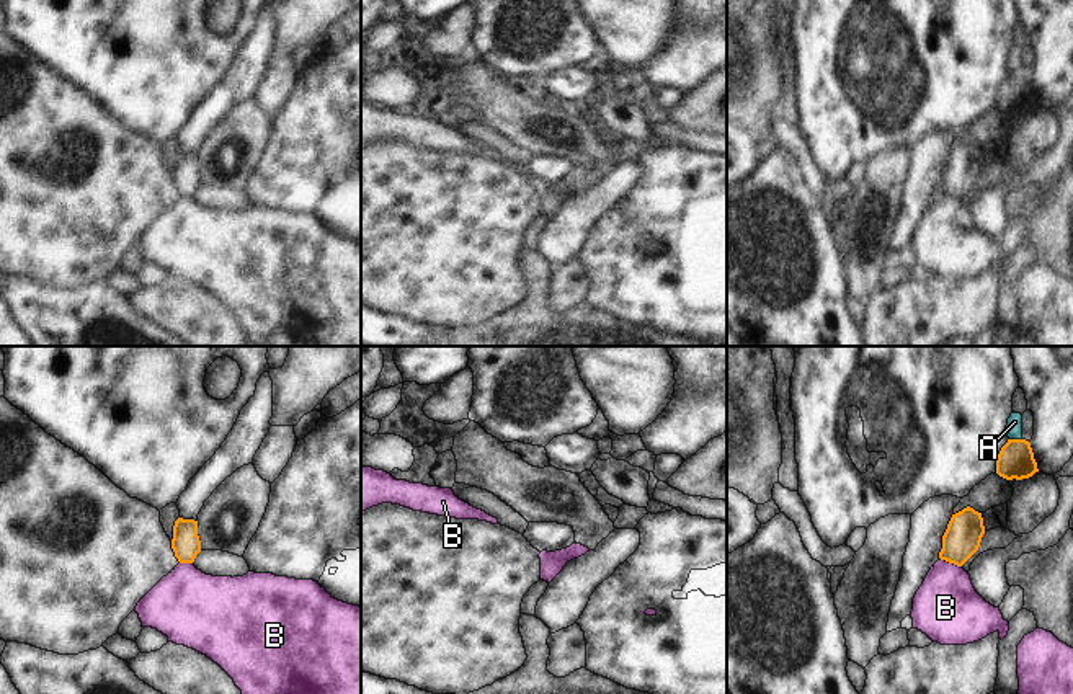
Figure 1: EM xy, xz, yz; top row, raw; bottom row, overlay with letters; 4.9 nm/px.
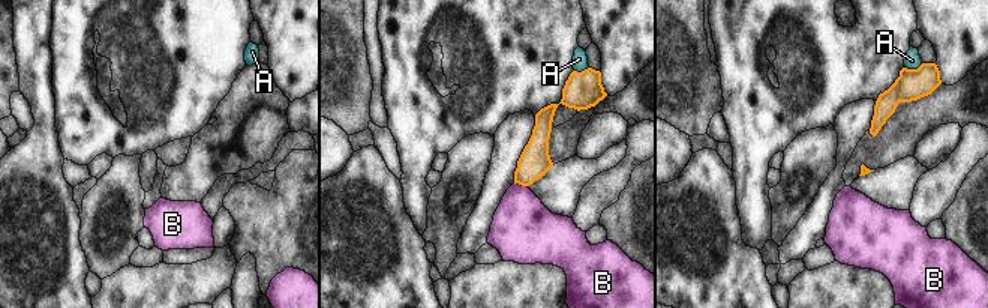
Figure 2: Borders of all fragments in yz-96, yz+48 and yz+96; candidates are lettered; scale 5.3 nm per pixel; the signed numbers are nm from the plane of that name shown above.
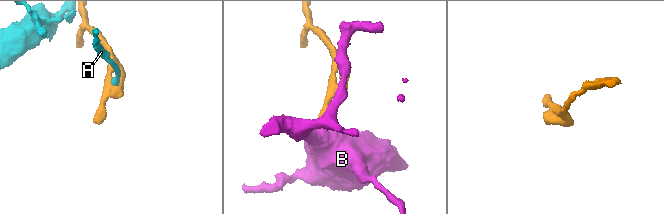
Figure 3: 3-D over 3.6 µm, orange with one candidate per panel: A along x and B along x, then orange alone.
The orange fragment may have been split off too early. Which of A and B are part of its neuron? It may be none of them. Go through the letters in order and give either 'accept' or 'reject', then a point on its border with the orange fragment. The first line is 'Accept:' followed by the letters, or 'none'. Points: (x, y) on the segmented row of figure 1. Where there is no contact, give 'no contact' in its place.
Accept: none
A: reject; contact yz (1016, 440)
B: reject; contact yz (951, 562)

